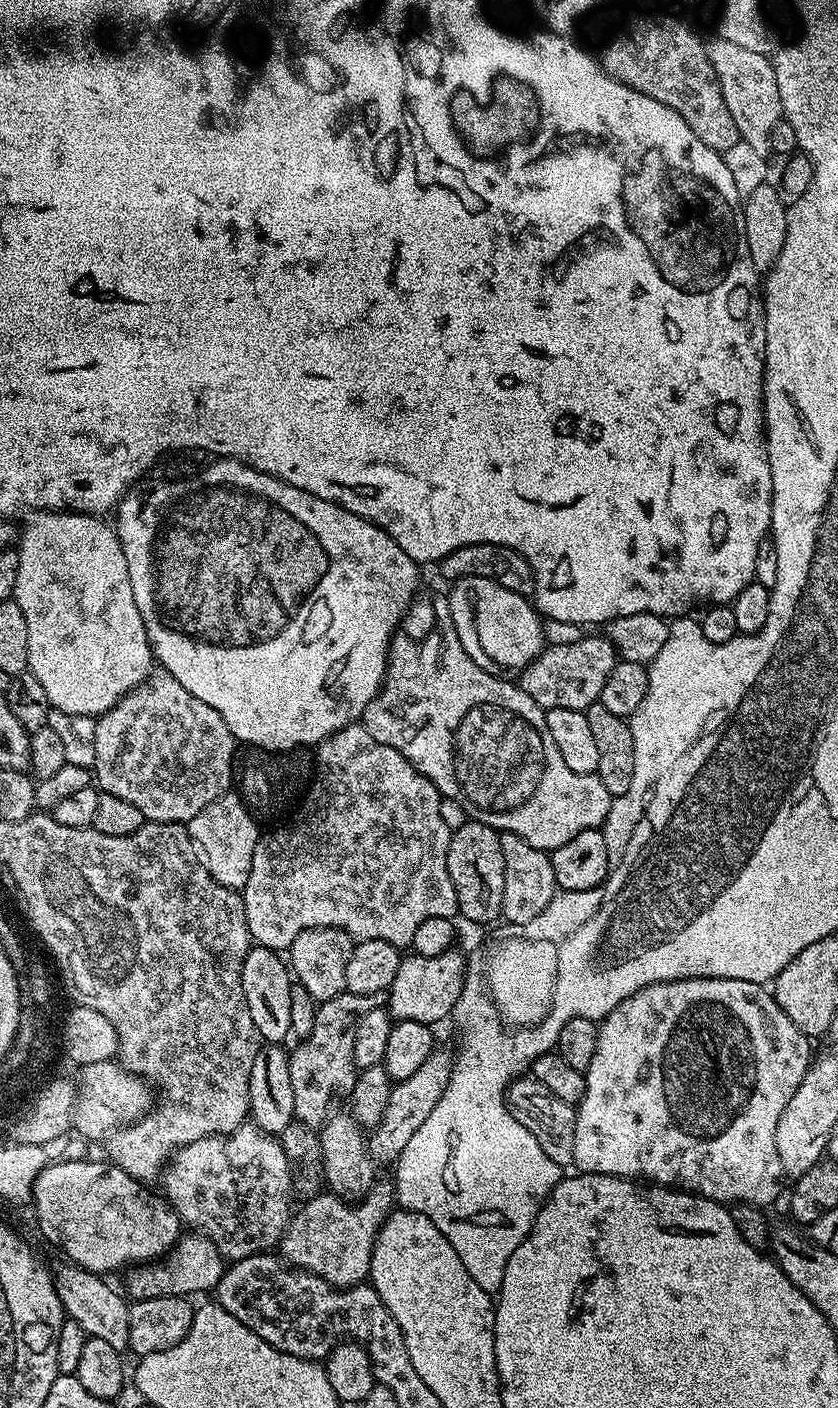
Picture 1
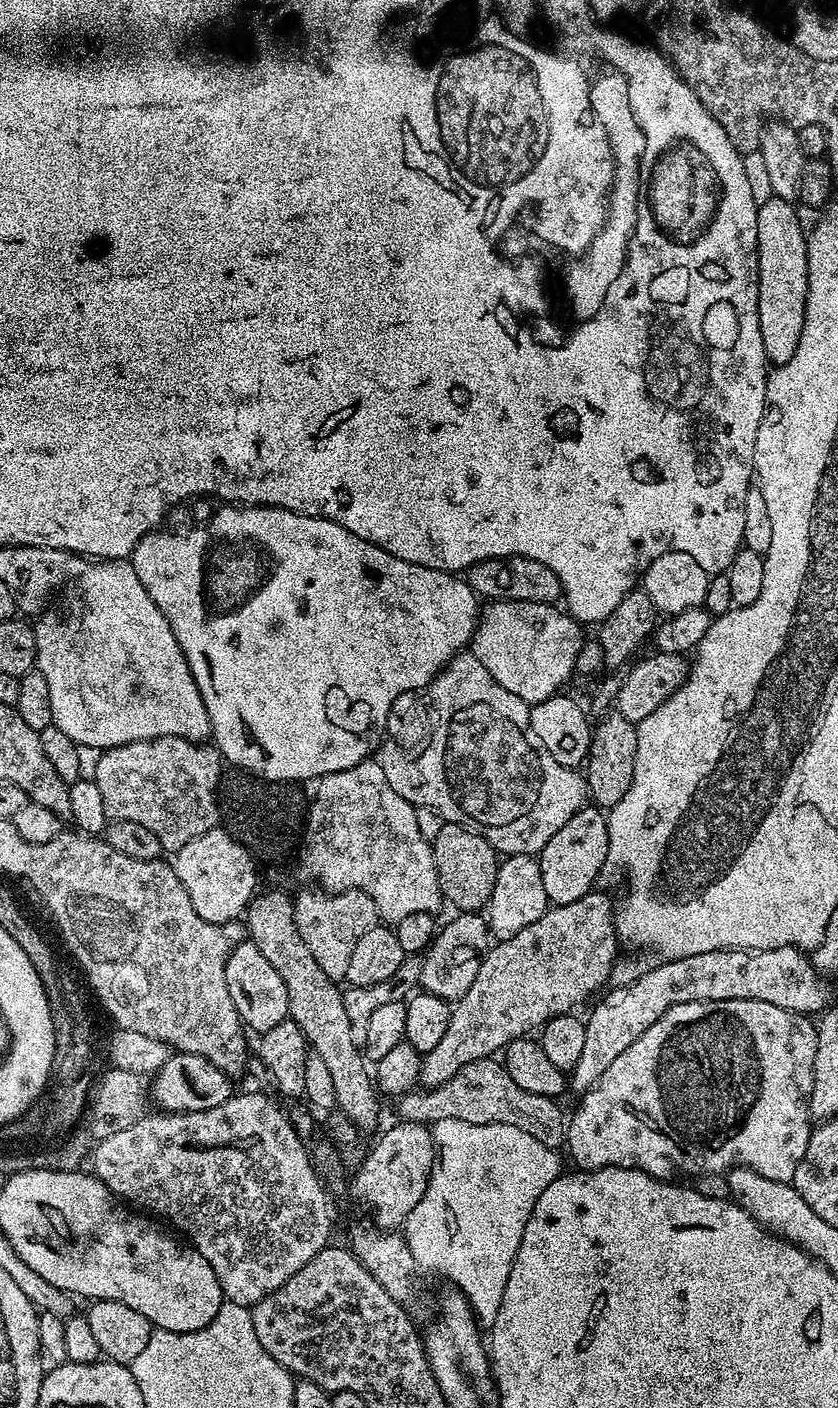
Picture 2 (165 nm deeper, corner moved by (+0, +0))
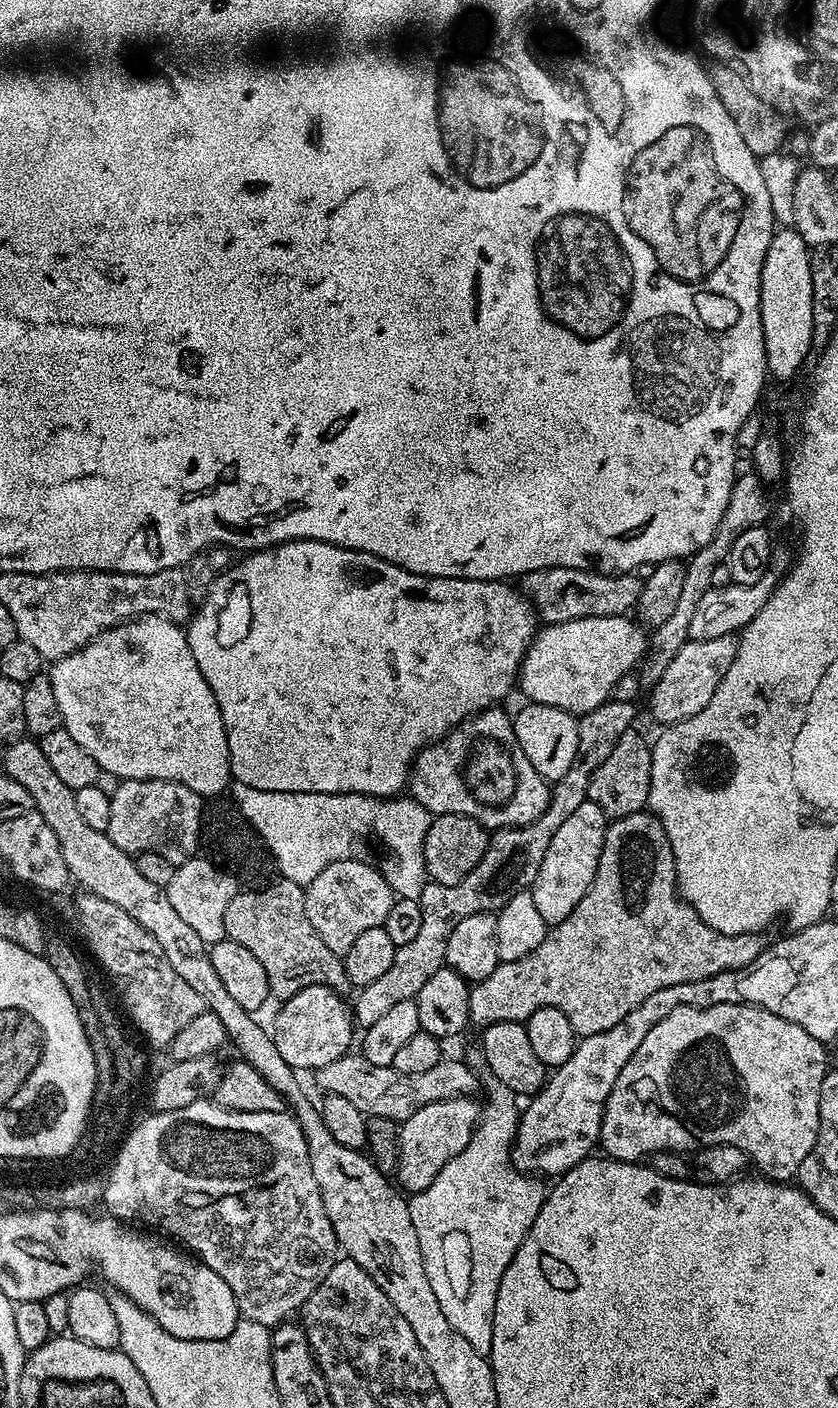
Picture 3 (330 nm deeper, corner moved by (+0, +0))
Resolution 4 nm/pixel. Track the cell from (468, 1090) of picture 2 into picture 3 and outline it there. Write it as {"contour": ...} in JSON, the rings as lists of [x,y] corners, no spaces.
{"contour":[[[349,1054],[338,1058],[334,1062],[330,1062],[330,1066],[322,1066],[315,1069],[316,1084],[323,1090],[333,1092],[334,1094],[342,1094],[342,1098],[355,1106],[358,1110],[362,1110],[365,1117],[377,1116],[378,1118],[386,1118],[403,1122],[410,1118],[410,1114],[414,1114],[418,1110],[422,1110],[422,1106],[426,1106],[430,1102],[440,1102],[449,1100],[455,1096],[472,1096],[476,1088],[476,1076],[463,1064],[460,1060],[448,1060],[442,1058],[438,1062],[438,1066],[433,1066],[430,1070],[425,1070],[423,1074],[402,1074],[395,1072],[392,1067],[374,1066],[368,1060],[364,1059],[360,1054]]]}

